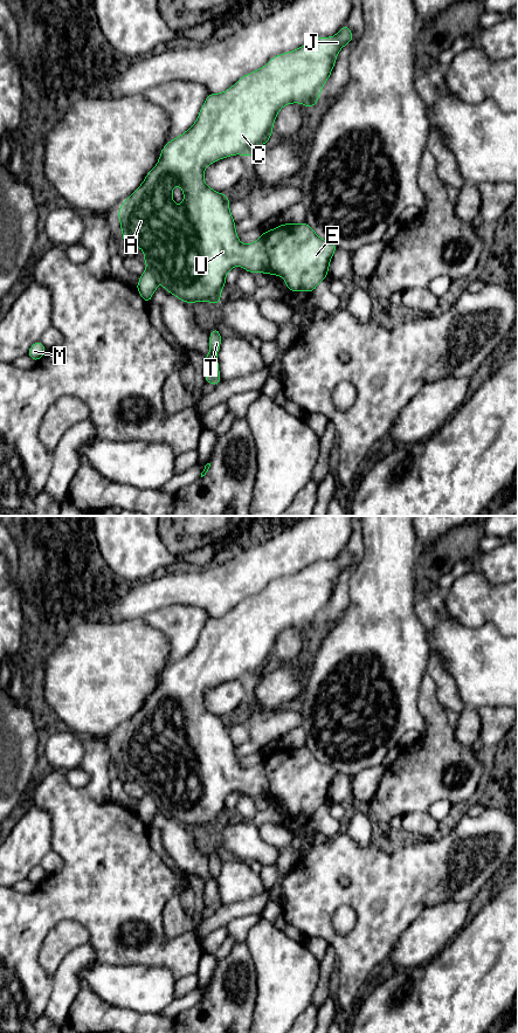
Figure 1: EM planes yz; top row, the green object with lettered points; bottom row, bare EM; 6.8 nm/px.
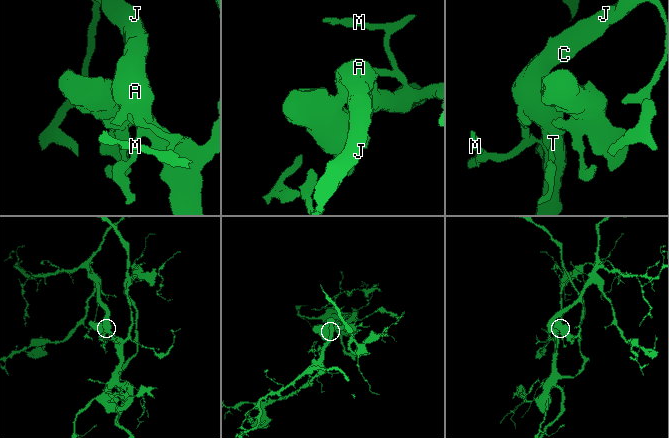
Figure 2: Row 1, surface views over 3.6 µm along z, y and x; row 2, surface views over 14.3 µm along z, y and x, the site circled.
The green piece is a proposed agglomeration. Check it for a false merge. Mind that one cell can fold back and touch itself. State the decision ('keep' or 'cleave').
keep

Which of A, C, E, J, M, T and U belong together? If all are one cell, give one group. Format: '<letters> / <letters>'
A C E J M T U

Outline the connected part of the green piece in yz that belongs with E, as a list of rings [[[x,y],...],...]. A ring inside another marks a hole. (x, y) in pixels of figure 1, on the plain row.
[[[347,549],[331,562],[317,562],[293,576],[288,576],[272,581],[264,591],[242,600],[234,610],[221,618],[208,618],[194,649],[179,661],[166,667],[163,672],[157,689],[147,697],[143,708],[123,725],[118,742],[123,757],[123,765],[127,773],[140,771],[147,792],[140,799],[136,811],[146,828],[159,811],[153,794],[157,794],[163,805],[163,812],[186,827],[209,825],[214,831],[221,824],[221,814],[226,808],[226,798],[242,788],[242,793],[255,798],[282,800],[288,815],[305,814],[312,817],[327,800],[329,788],[336,769],[322,764],[311,750],[304,748],[284,748],[271,755],[263,756],[262,760],[243,770],[235,755],[235,745],[229,735],[229,719],[221,718],[209,712],[203,704],[205,693],[222,682],[234,679],[254,680],[258,673],[271,662],[272,650],[278,635],[286,628],[302,627],[308,633],[316,629],[320,615],[331,599],[339,574],[353,564],[353,558]],[[180,709],[184,716],[184,728],[173,726],[172,714]]]

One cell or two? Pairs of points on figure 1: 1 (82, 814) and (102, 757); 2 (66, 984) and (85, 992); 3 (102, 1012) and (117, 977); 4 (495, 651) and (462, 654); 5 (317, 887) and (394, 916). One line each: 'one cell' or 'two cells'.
1: two cells
2: two cells
3: two cells
4: one cell
5: one cell

